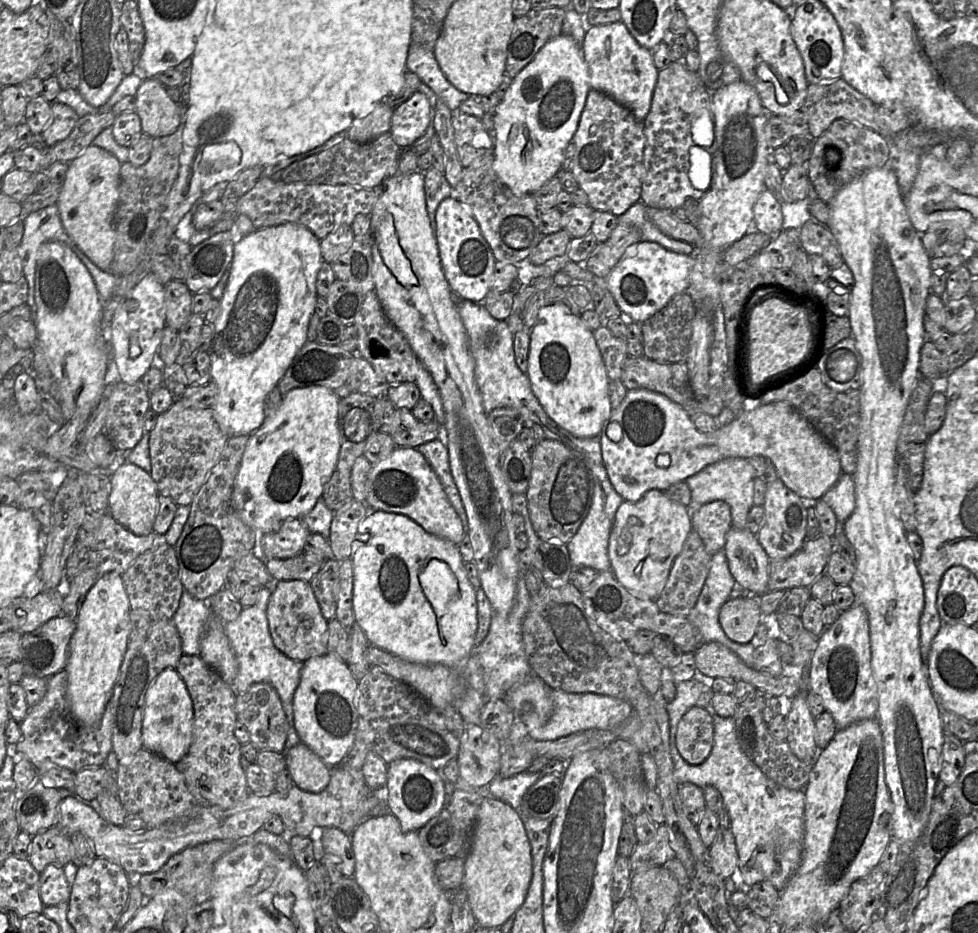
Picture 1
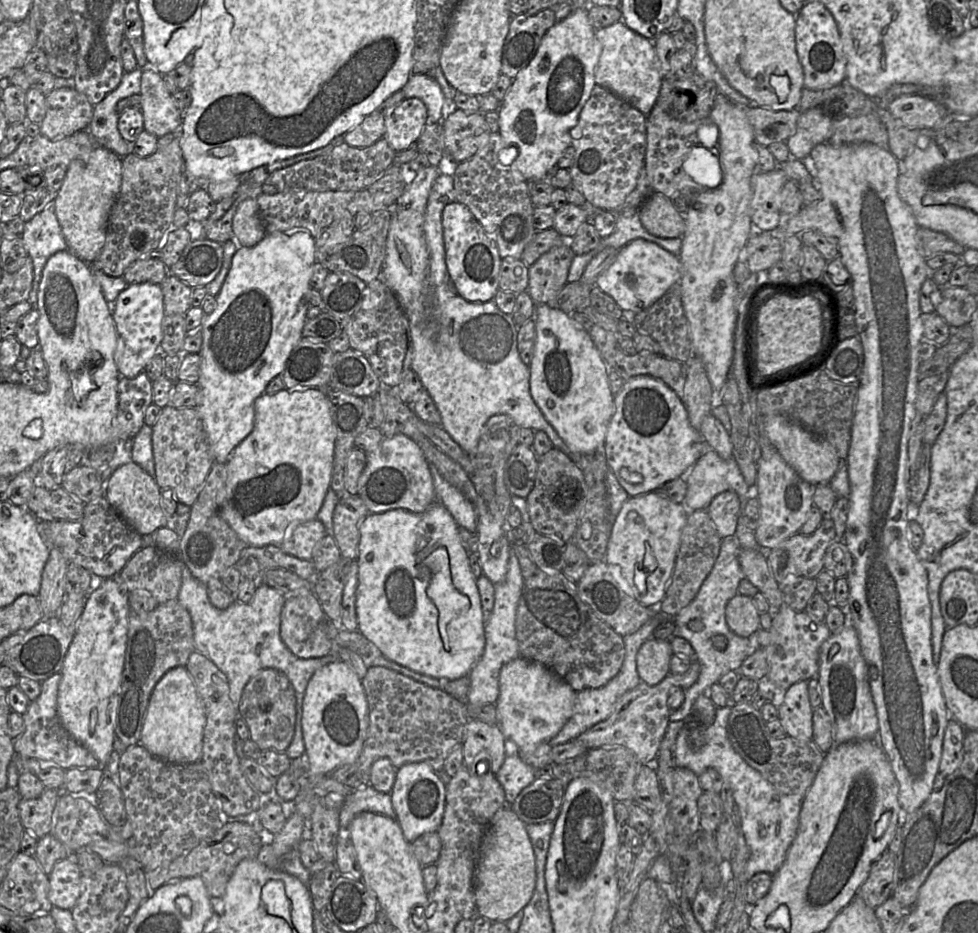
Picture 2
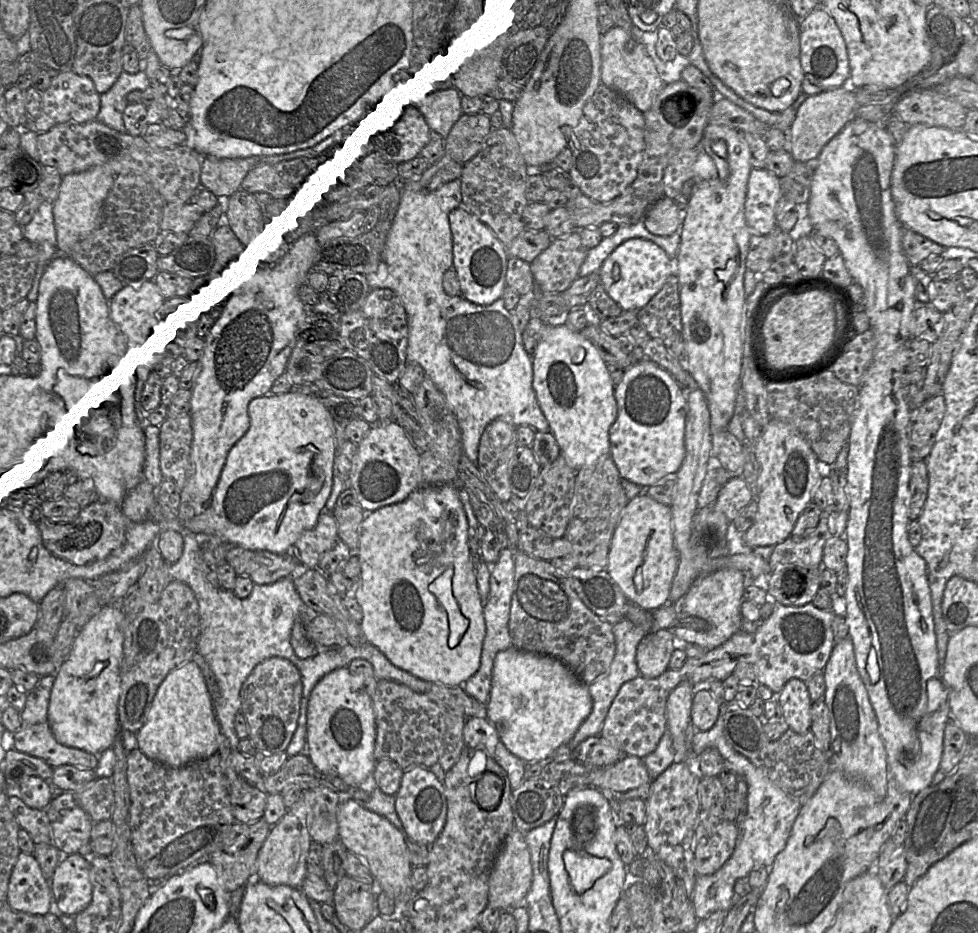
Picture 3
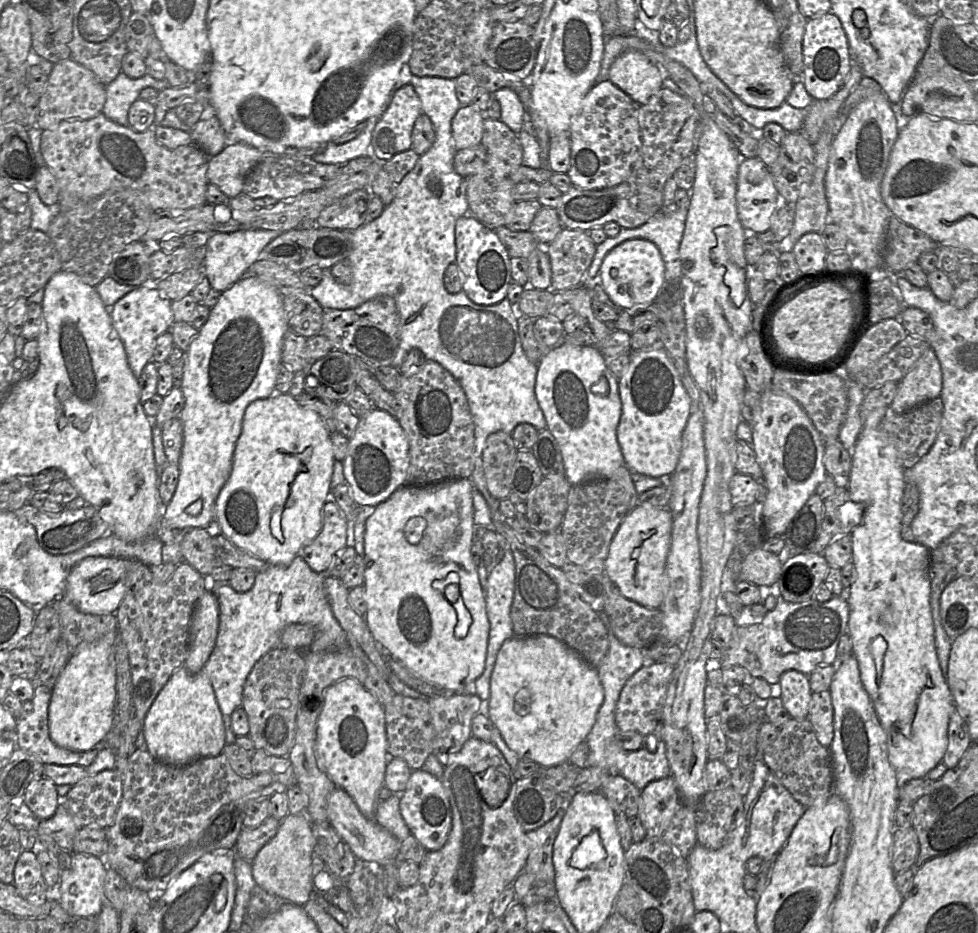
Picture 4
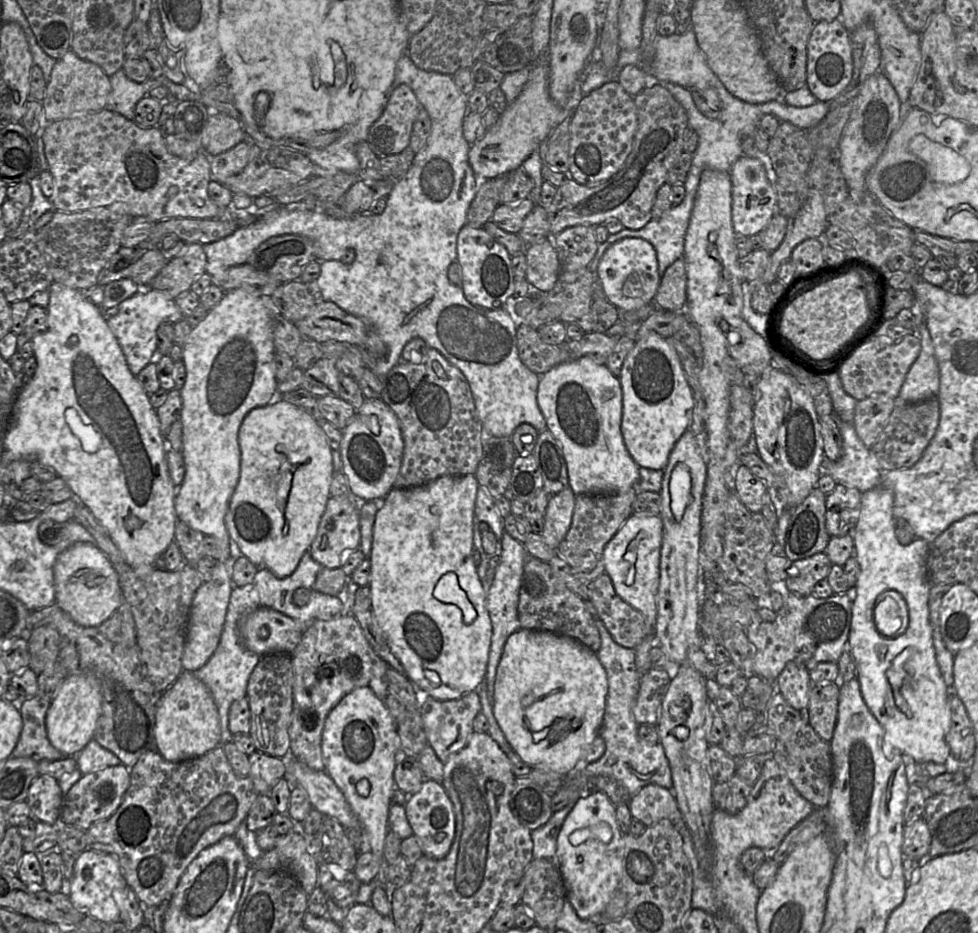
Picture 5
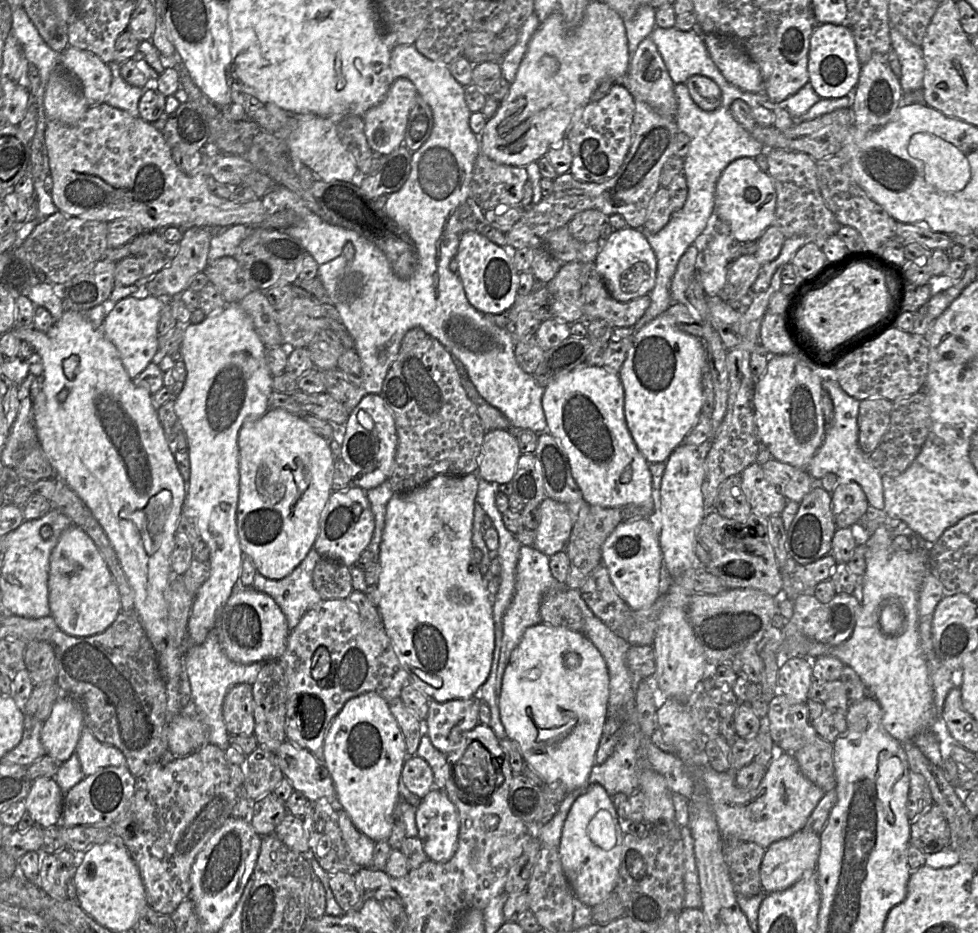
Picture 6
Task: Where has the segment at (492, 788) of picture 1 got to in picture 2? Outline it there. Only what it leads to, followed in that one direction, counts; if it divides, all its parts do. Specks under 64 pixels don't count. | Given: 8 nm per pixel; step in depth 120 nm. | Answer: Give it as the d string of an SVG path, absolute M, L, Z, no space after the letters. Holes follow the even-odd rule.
M511 754L506 756L496 778L504 789L507 805L511 806L521 791L531 785L537 776L536 770L523 762L518 754Z

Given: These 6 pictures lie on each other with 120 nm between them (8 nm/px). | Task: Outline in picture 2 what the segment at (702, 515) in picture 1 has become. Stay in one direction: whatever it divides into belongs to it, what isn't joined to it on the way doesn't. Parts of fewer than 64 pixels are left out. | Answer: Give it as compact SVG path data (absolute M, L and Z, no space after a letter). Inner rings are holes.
M733 491L719 493L706 508L722 539L735 536L740 515L740 501Z

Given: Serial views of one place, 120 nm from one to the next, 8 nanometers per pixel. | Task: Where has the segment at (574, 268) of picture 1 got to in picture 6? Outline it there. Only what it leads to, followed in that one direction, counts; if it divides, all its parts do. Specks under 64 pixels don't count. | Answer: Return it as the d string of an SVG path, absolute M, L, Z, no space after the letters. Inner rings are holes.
M624 227L614 230L606 241L602 241L595 266L610 295L622 303L648 295L655 285L657 259L640 229Z

